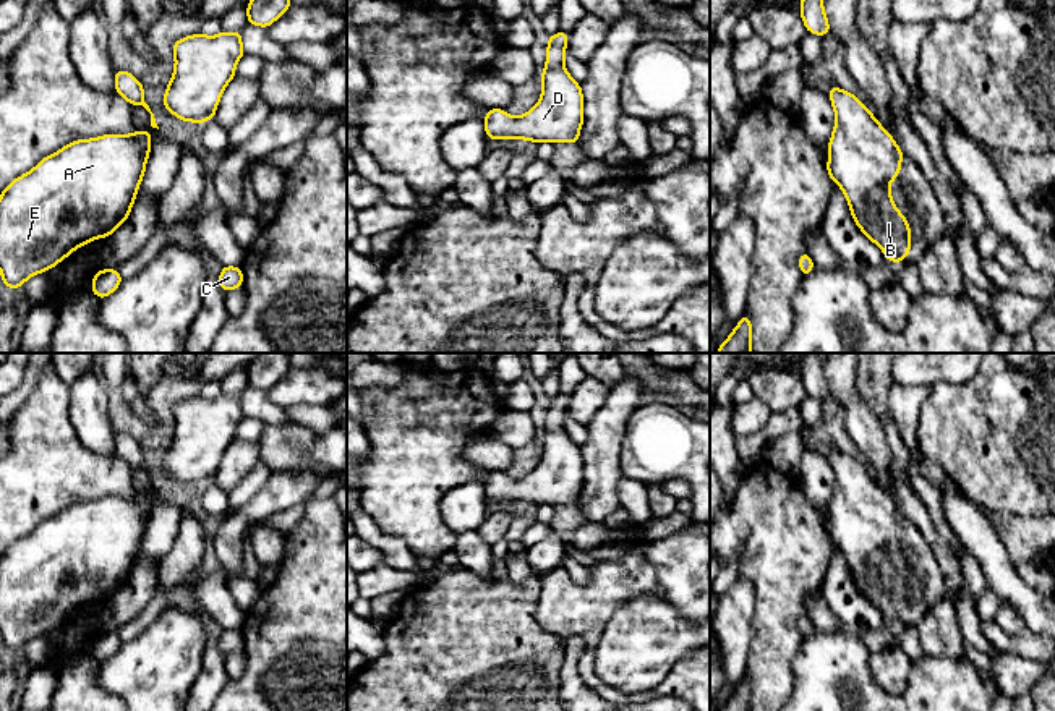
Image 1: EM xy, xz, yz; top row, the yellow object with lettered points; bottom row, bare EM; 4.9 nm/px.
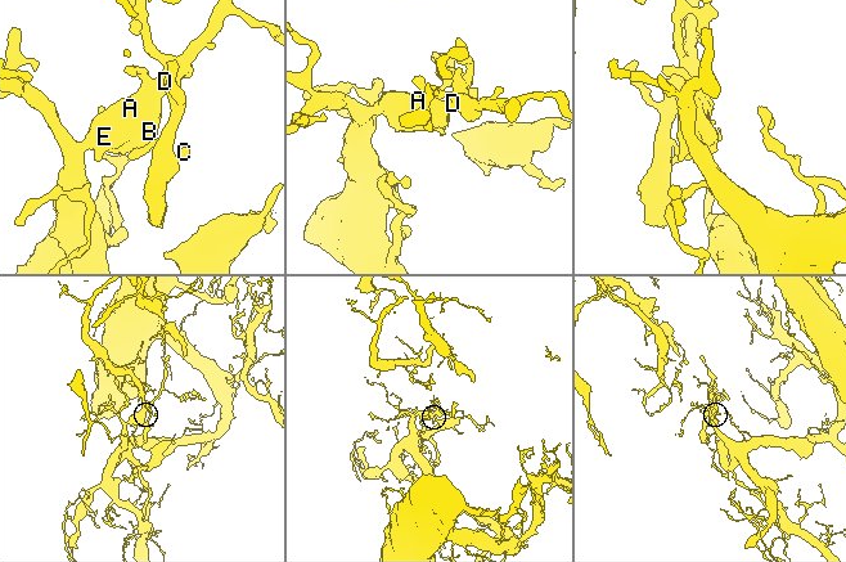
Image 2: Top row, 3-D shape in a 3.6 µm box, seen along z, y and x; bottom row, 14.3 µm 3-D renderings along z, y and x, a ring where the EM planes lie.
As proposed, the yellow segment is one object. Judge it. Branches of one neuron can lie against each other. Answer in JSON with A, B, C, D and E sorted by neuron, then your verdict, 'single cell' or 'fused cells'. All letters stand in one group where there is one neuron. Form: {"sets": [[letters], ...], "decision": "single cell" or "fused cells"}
{"sets": [["A", "B", "C", "D", "E"]], "decision": "single cell"}

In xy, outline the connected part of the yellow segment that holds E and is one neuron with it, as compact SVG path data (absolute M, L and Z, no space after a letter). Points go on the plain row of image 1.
M151 492L143 497L104 497L92 502L79 502L66 507L58 515L44 520L31 534L13 543L0 557L0 635L2 646L19 651L39 636L47 635L76 611L110 599L126 585L144 539L146 523L151 513Z

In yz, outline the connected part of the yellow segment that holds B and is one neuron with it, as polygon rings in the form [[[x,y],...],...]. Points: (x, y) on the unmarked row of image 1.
[[[830,447],[830,463],[836,486],[828,505],[828,539],[844,556],[851,578],[864,598],[882,611],[885,622],[901,625],[911,614],[911,593],[908,581],[896,572],[888,549],[898,541],[904,515],[852,455]]]

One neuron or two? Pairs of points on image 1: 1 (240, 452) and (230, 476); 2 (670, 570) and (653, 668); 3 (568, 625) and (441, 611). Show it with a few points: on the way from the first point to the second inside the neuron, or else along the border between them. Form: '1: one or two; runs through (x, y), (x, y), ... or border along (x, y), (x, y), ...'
1: one; runs through (239, 459), (230, 470)
2: two; border along (626, 600), (636, 595), (658, 595), (692, 622)
3: two; border along (540, 585), (537, 621), (563, 640)

